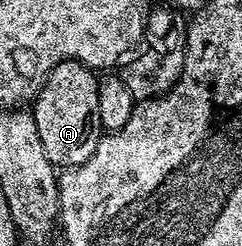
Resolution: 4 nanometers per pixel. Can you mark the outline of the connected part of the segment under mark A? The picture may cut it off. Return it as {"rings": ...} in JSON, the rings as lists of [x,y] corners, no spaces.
{"rings":[[[61,60],[50,71],[50,77],[32,101],[36,134],[40,134],[44,154],[48,154],[55,169],[80,166],[88,162],[88,158],[92,158],[92,150],[96,150],[102,128],[98,82],[95,69],[87,68],[78,60]]]}

